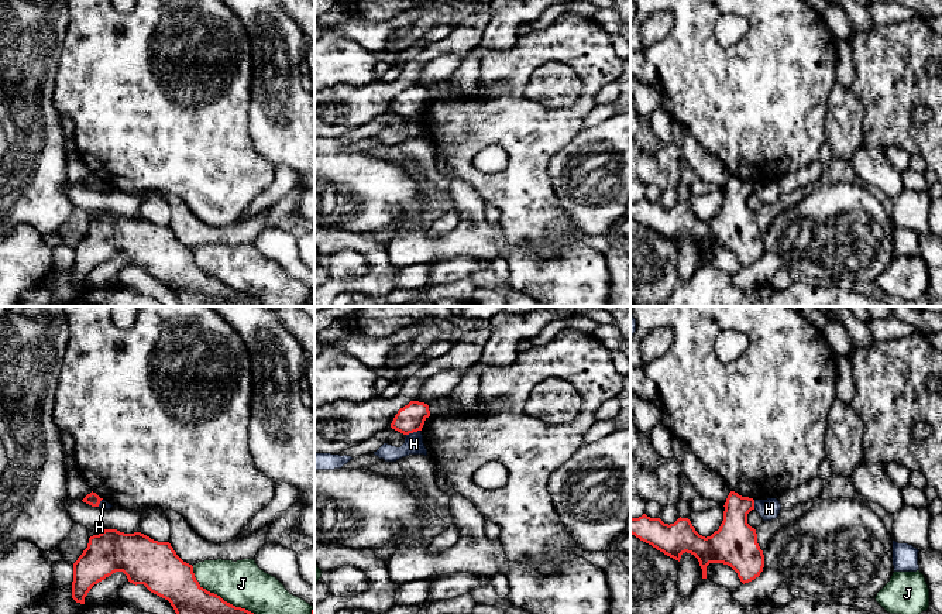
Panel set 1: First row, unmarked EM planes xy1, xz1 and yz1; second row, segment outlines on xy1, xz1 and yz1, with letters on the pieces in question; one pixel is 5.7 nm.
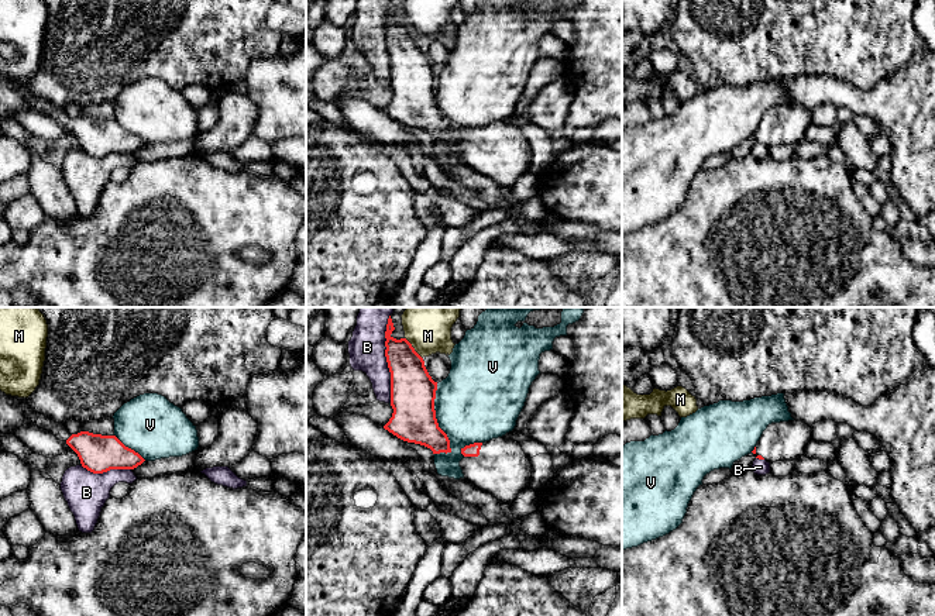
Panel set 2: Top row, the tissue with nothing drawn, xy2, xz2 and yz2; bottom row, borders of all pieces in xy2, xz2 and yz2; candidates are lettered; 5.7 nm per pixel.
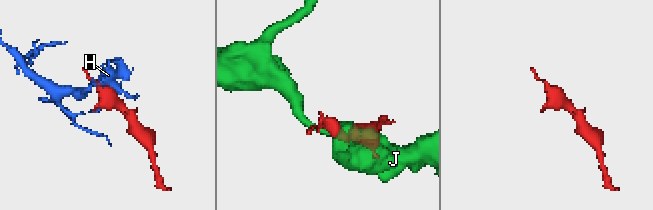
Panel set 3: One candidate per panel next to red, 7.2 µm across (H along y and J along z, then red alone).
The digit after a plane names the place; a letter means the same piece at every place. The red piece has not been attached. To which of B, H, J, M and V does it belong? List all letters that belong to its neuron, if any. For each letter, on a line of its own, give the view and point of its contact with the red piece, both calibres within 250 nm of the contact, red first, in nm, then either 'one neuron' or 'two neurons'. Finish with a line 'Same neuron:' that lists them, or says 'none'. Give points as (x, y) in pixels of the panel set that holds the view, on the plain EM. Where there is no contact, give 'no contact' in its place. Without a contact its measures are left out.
B: meets red in xz2 at (387, 44); 260 nm thick on the red side, 200 nm on the other; two neurons
H: meets red in xz1 at (413, 115); 160 nm thick on the red side, 110 nm on the other; two neurons
J: meets red in xy1 at (222, 283); 300 nm thick on the red side, 260 nm on the other; two neurons
M: meets red in xz2 at (413, 33); 260 nm thick on the red side, 220 nm on the other; two neurons
V: meets red in xz2 at (436, 103); 260 nm thick on the red side, 440 nm on the other; two neurons
Same neuron: none

